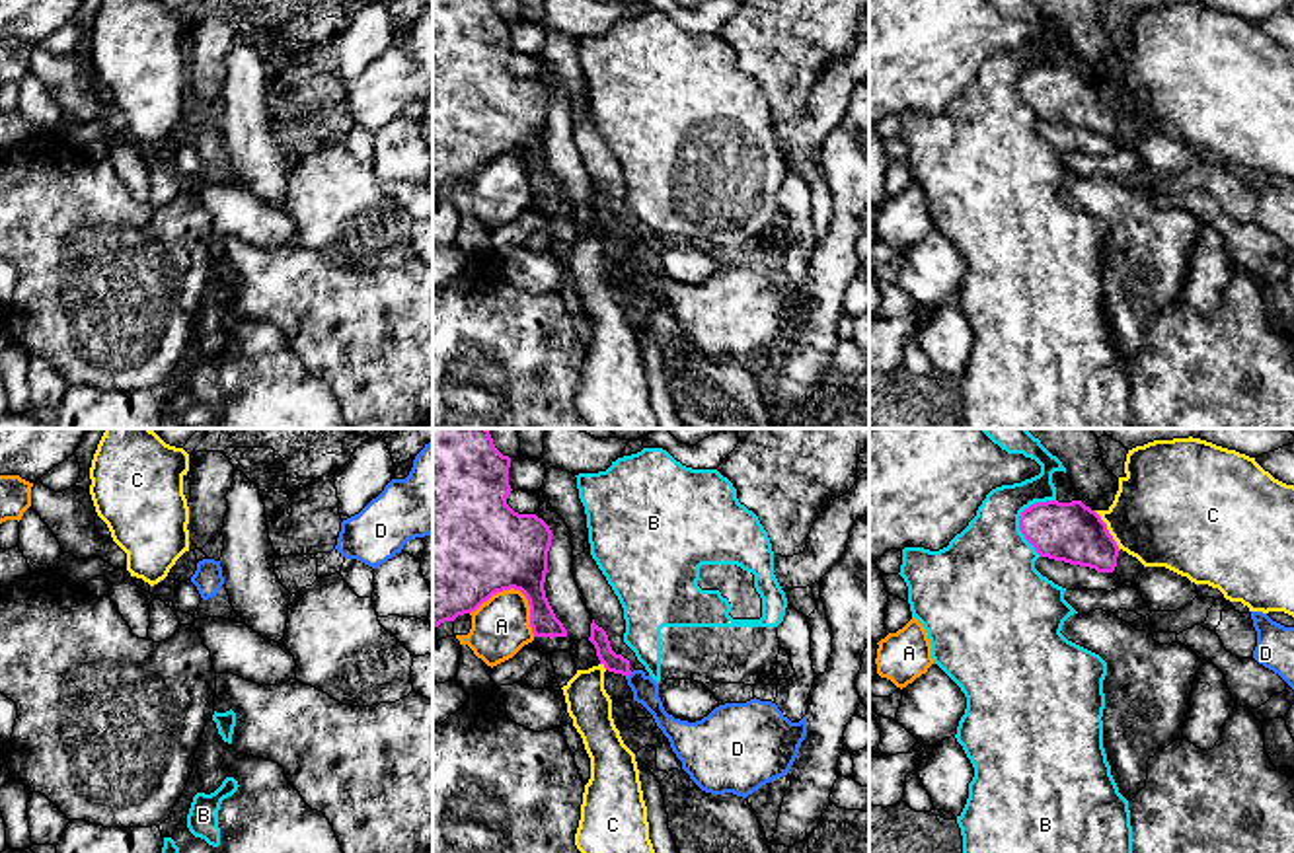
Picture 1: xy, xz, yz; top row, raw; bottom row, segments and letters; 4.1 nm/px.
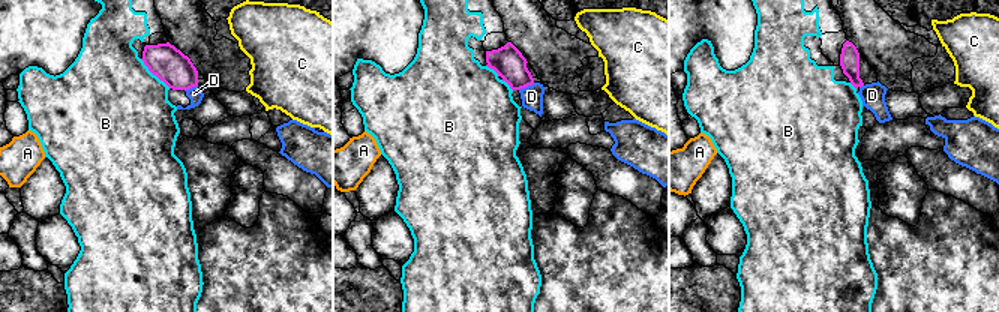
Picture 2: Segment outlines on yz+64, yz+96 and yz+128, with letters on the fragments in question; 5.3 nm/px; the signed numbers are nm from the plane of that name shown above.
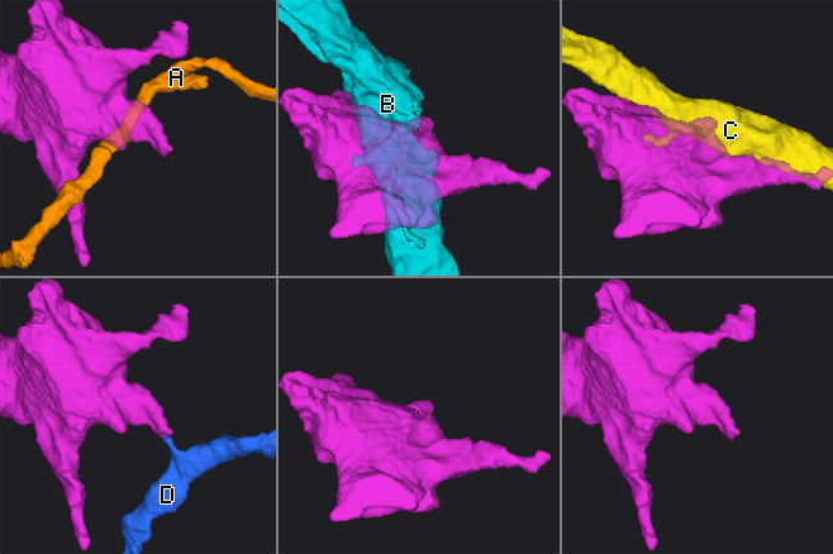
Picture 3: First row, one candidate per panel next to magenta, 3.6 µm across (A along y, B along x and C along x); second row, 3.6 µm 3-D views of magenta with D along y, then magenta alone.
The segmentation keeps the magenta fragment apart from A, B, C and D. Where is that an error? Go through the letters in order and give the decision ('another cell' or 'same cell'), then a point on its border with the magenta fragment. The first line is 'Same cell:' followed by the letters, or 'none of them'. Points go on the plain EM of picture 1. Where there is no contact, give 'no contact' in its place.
Same cell: none of them
A: another cell; meets magenta in xz at (517, 152)
B: another cell; meets magenta in yz at (1020, 82)
C: another cell; meets magenta in yz at (1107, 94)
D: another cell; meets magenta in xz at (628, 238)

